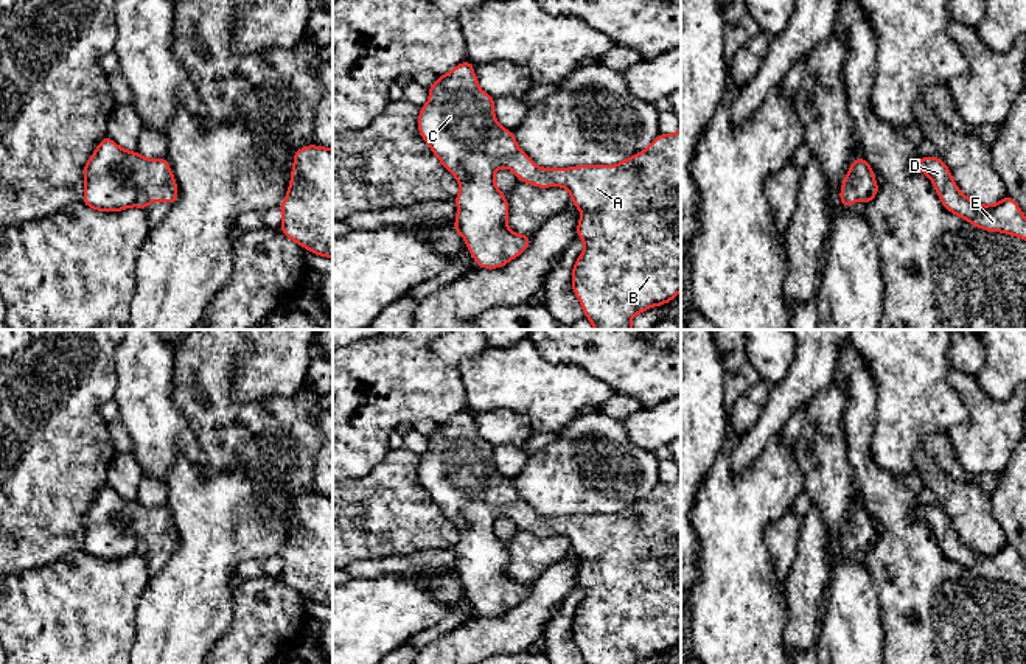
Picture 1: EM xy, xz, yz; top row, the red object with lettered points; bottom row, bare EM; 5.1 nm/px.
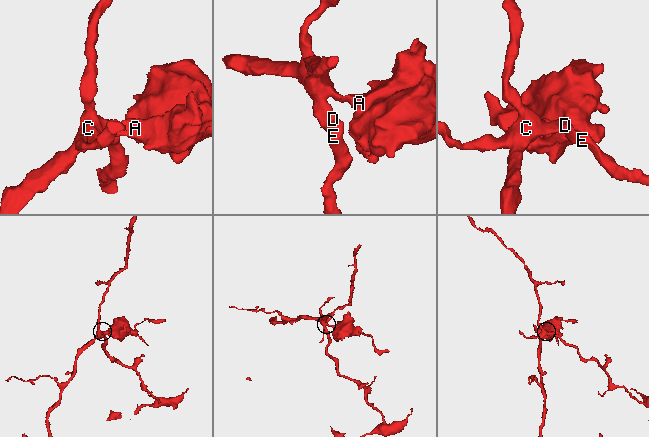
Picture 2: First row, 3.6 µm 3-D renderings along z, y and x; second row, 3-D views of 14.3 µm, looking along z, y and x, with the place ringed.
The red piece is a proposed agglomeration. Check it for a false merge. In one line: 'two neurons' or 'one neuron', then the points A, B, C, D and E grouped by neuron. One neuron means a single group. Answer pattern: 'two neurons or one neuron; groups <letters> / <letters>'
one neuron; groups A B C D E

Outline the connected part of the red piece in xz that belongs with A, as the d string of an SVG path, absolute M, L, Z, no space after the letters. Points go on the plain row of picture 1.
M465 409L428 435L429 449L420 456L418 481L432 502L457 527L460 540L454 550L459 561L454 569L477 616L496 617L519 605L530 592L530 583L518 583L507 574L510 555L505 543L494 533L494 521L507 515L519 530L533 535L564 535L572 552L581 560L577 585L585 597L572 616L572 638L585 664L637 664L653 655L665 653L681 641L681 476L675 482L659 482L644 499L617 513L578 513L571 516L539 516L519 498L513 479L507 479L494 465L494 446L477 431L473 412Z

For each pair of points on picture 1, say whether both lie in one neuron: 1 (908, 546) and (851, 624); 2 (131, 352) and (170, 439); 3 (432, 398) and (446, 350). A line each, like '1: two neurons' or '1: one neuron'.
1: two neurons
2: one neuron
3: two neurons

